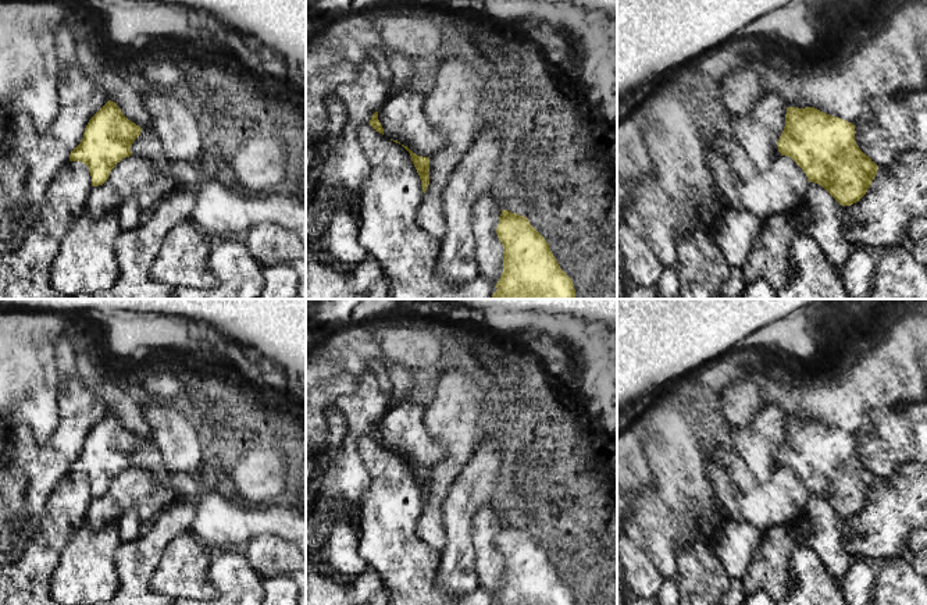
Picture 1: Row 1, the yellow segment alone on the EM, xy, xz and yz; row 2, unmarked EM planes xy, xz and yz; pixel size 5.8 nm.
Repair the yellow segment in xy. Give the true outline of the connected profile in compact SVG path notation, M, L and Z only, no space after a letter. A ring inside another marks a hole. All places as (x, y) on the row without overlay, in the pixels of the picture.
M108 412L88 434L81 455L69 473L88 477L92 498L103 497L122 470L132 467L131 458L142 439L128 431L117 414Z

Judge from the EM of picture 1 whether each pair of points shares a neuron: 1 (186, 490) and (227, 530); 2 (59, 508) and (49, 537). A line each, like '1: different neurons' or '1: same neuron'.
1: same neuron
2: same neuron

